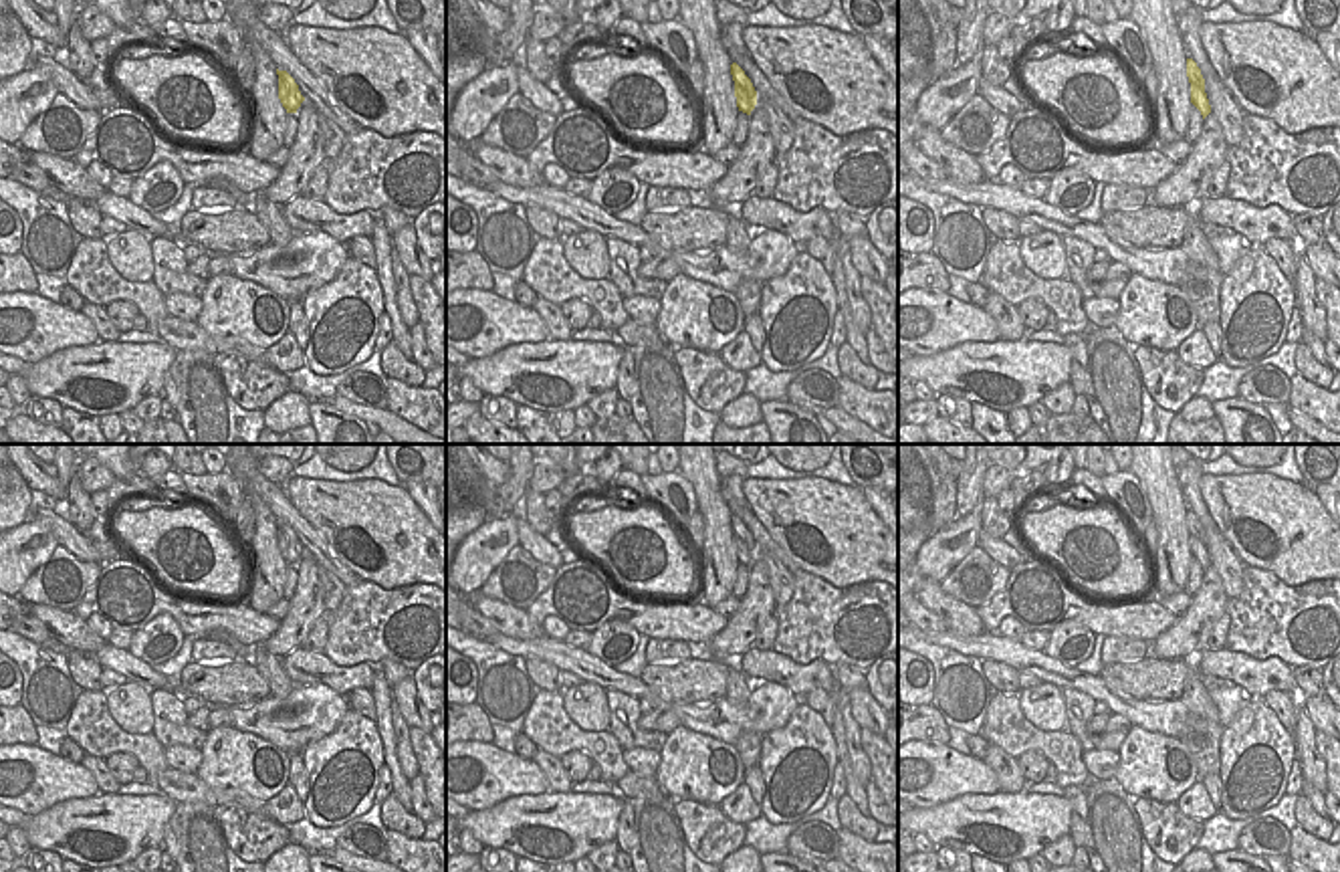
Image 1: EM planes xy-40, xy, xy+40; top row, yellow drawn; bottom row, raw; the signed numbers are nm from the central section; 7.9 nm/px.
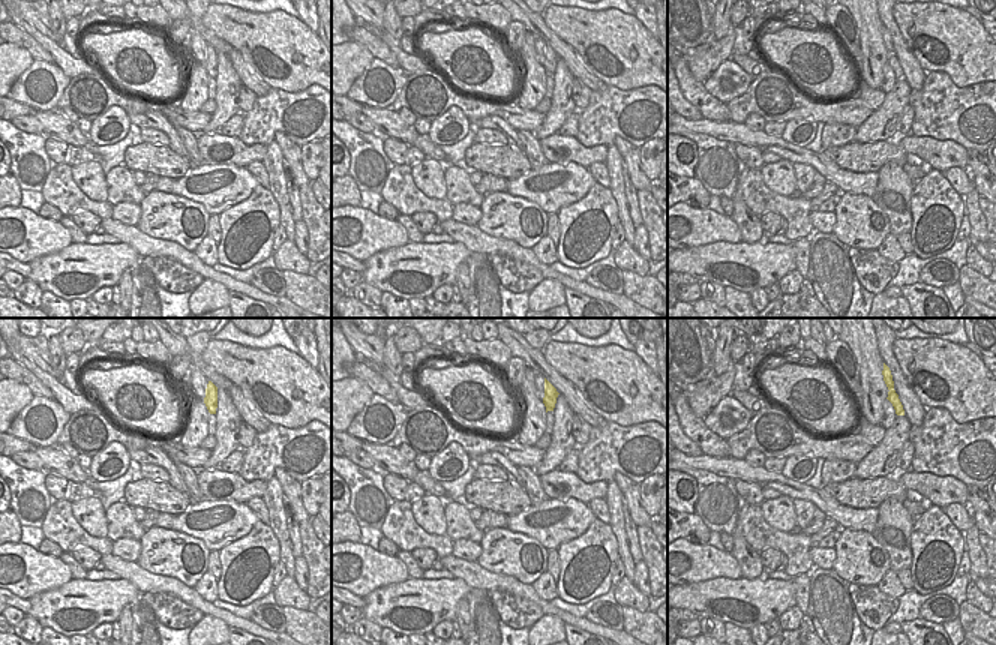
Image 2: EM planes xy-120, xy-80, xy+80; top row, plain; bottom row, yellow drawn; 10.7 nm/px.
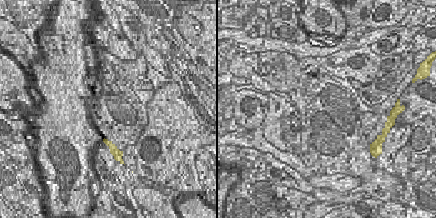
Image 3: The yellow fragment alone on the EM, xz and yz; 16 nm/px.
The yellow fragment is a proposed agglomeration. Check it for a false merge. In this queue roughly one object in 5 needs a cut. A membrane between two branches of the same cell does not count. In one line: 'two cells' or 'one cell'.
two cells

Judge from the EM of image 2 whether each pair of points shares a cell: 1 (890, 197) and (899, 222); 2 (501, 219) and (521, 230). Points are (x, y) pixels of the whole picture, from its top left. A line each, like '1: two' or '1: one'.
1: one
2: one

